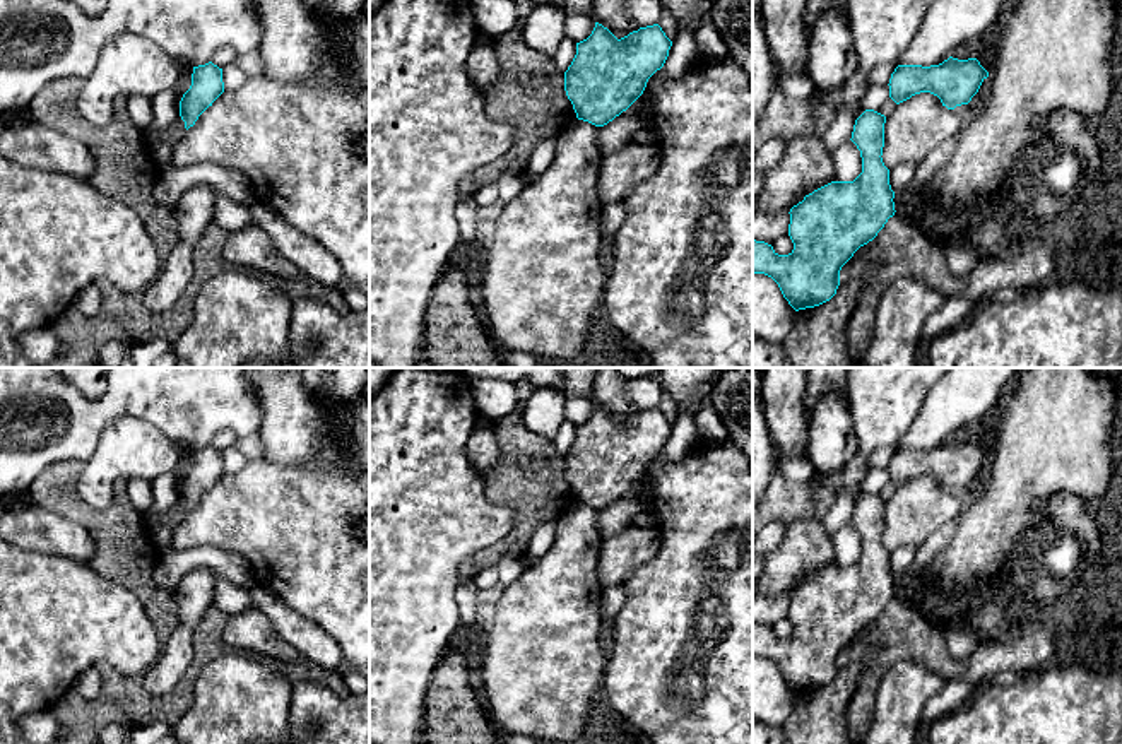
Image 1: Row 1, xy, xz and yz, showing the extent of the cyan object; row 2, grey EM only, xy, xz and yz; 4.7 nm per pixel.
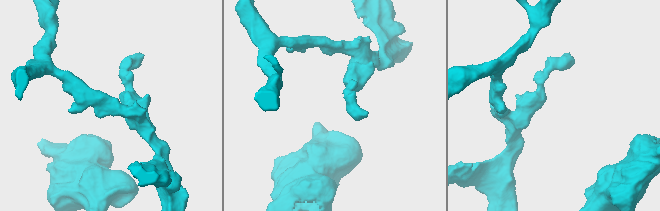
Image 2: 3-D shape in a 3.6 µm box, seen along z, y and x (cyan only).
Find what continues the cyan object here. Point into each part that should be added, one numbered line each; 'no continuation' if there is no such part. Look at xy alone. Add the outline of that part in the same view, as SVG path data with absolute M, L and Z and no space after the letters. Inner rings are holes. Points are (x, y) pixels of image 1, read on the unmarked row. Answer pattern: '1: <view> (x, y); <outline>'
no continuation

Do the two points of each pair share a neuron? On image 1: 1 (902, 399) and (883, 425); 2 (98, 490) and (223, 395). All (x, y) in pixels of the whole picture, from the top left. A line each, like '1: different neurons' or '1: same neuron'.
1: same neuron
2: different neurons

